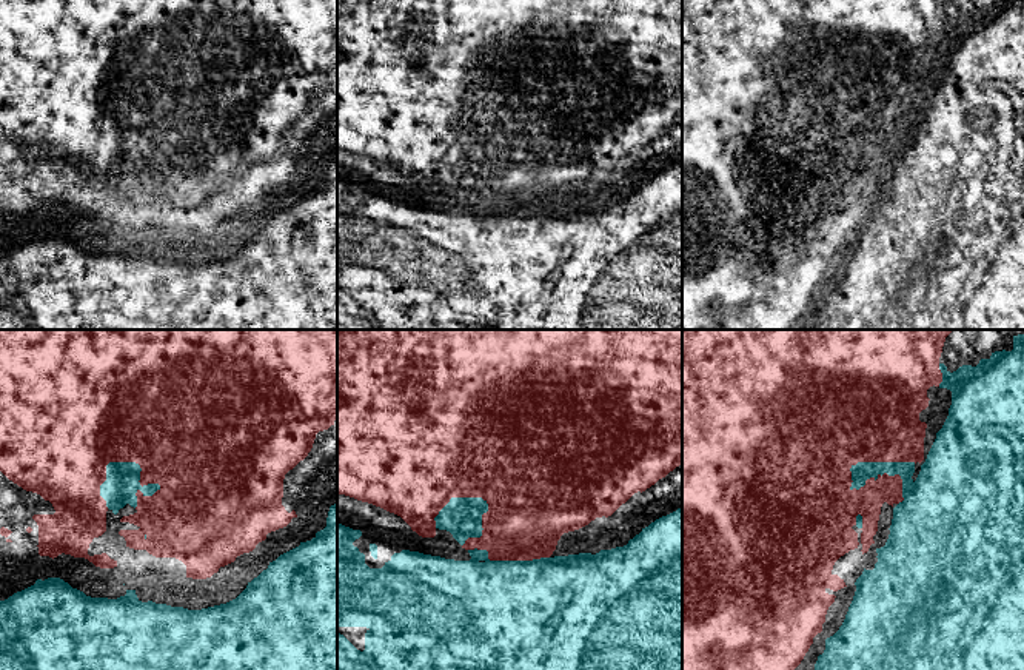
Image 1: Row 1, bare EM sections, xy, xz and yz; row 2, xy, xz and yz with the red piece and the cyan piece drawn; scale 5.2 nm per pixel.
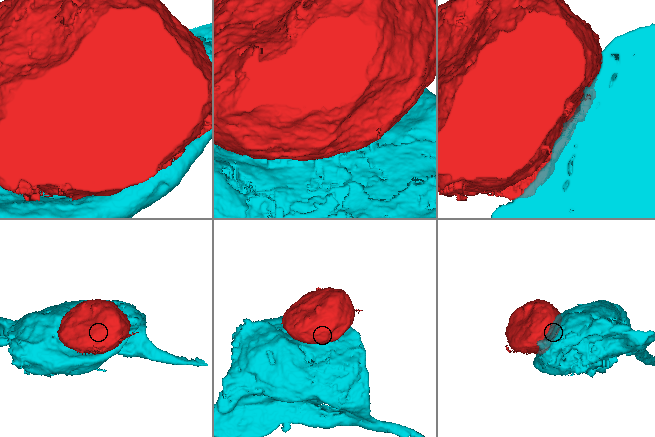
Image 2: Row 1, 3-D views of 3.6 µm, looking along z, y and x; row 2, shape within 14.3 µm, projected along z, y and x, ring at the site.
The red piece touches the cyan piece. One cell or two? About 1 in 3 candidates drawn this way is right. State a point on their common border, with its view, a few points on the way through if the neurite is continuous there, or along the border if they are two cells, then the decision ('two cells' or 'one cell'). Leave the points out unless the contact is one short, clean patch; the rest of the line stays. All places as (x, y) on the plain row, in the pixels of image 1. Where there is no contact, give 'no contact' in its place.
meets red in yz at (872, 116); two cells

